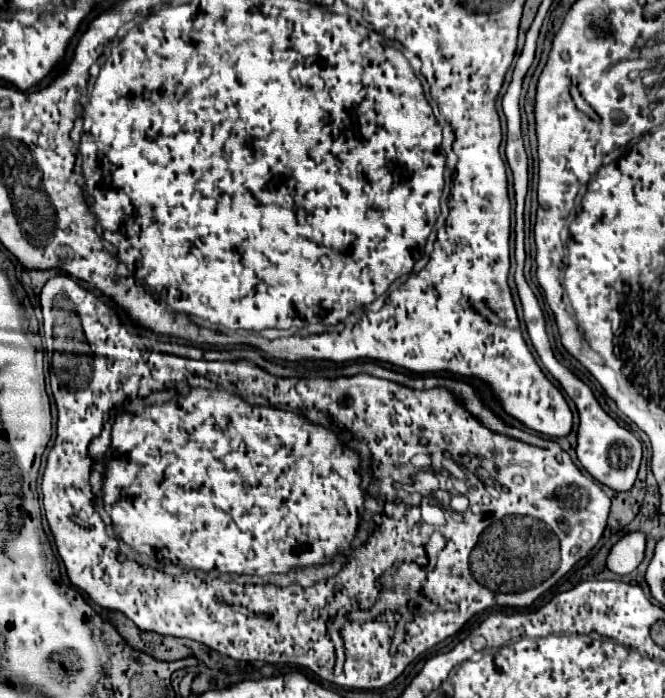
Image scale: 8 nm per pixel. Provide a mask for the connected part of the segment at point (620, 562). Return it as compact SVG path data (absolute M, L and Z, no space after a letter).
M626 532L612 548L606 558L606 568L618 576L626 576L638 568L644 558L644 532Z

